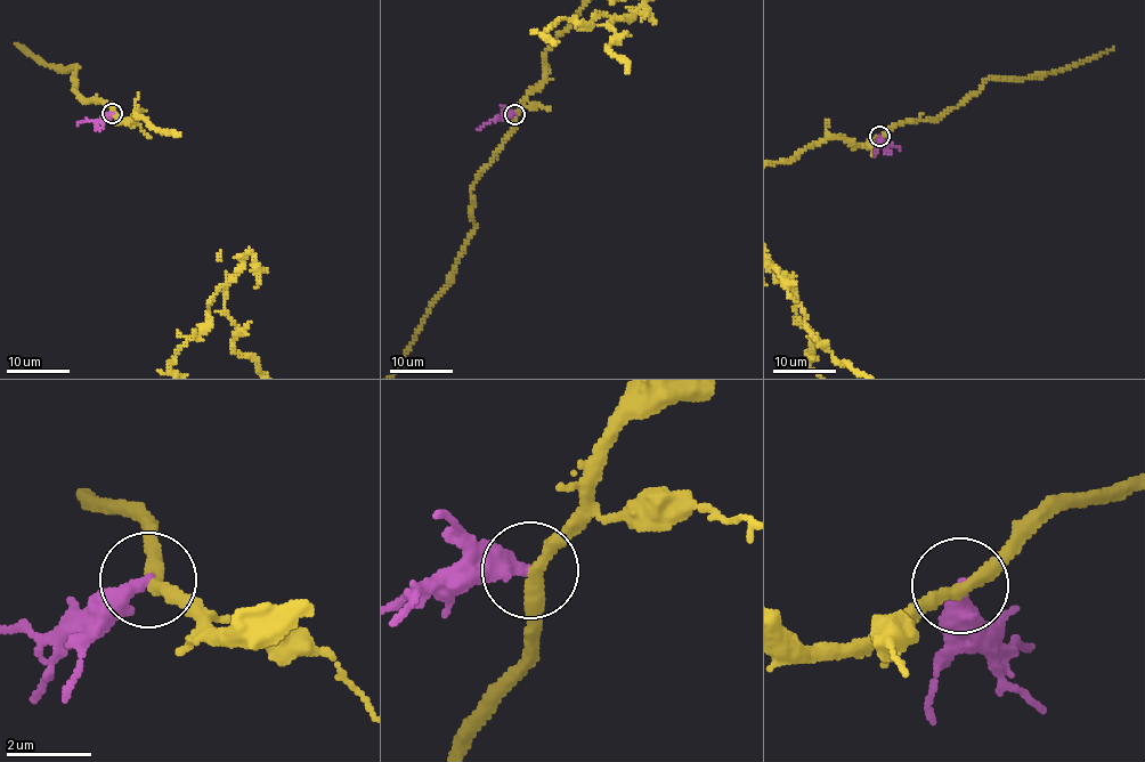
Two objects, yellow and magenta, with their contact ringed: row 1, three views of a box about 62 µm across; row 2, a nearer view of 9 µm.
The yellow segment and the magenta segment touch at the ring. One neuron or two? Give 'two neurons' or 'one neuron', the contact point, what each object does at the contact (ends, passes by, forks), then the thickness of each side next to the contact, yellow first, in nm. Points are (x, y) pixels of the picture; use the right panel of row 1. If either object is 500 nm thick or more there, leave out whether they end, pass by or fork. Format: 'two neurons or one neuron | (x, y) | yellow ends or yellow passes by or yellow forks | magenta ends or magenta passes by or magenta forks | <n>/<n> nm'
two neurons | (879, 136) | yellow passes by | magenta ends | 320/400 nm

